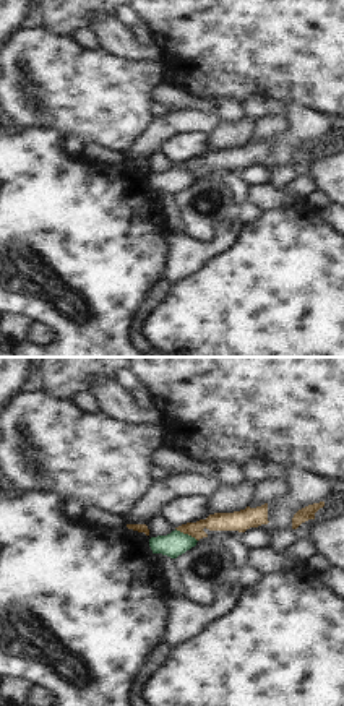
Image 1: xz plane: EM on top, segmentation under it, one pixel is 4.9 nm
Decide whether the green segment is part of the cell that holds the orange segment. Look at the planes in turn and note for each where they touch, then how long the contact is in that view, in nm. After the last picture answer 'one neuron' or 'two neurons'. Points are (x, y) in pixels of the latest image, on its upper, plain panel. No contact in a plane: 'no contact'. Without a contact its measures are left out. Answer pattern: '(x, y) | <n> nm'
(187, 169) | 130 nm

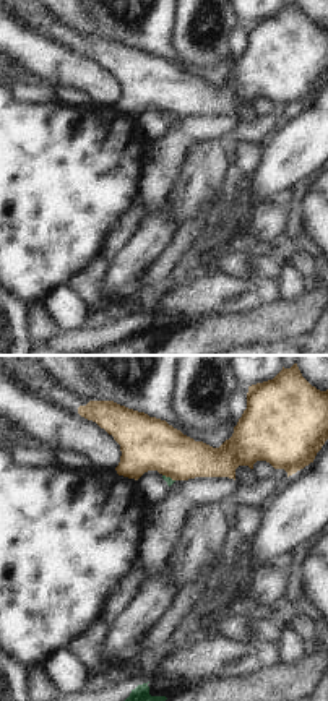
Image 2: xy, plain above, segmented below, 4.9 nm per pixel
(169, 112) | 70 nm

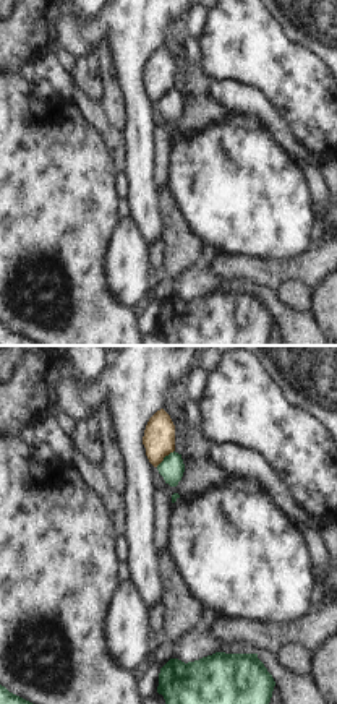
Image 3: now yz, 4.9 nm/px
(164, 93) | 130 nm

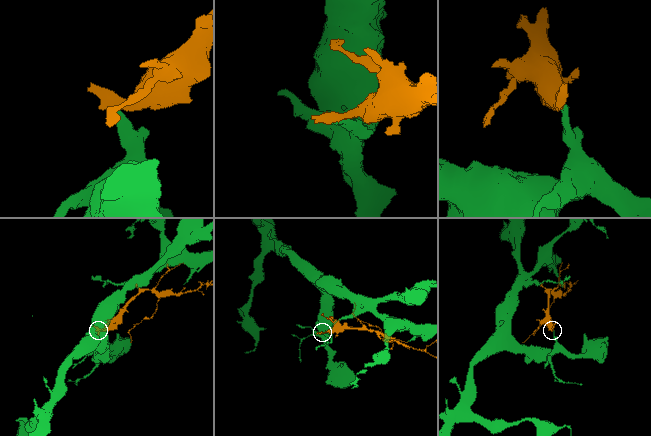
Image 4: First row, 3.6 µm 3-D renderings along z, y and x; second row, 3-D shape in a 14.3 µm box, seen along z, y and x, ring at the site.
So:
two neurons

